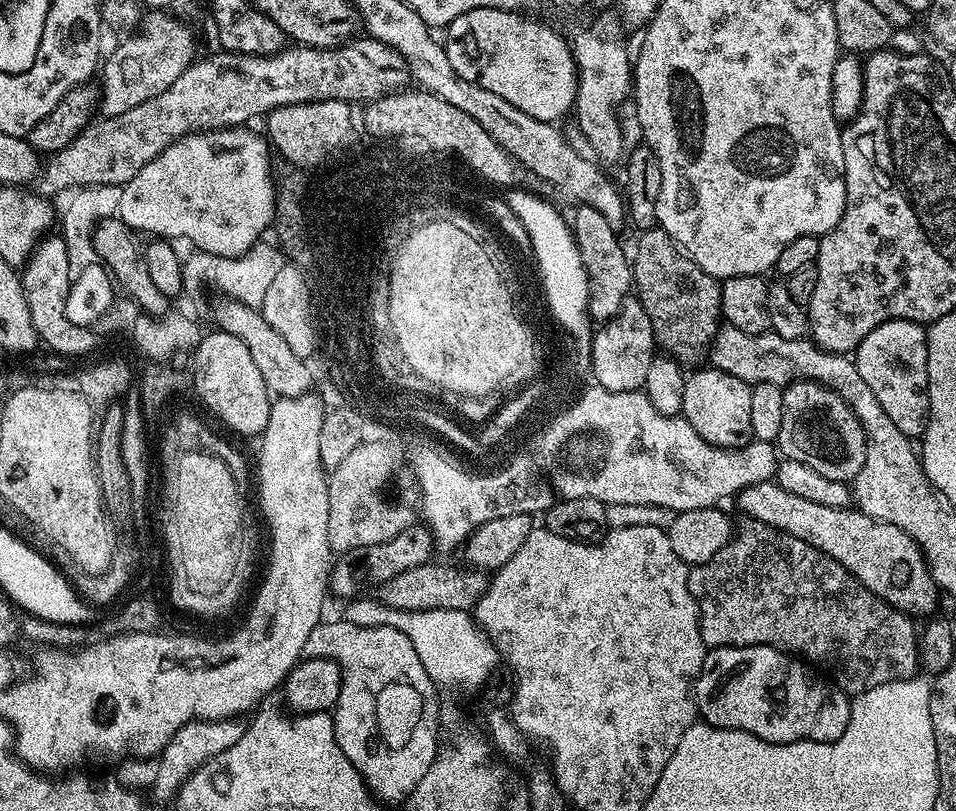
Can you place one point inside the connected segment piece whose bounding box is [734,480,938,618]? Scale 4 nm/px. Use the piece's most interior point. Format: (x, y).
(879, 556)

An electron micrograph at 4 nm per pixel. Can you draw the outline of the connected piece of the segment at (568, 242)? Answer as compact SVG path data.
M512 192L506 197L508 208L517 216L518 222L525 227L527 243L532 243L532 252L536 255L536 268L540 271L539 281L546 283L548 296L552 296L552 308L560 312L560 320L576 332L576 336L584 336L584 328L590 324L588 315L588 275L584 269L582 258L578 254L576 239L572 237L572 230L567 219L560 217L560 212L552 204L547 204L540 196L535 196L532 192Z

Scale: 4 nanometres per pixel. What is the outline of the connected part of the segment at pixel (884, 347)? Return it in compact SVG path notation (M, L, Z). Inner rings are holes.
M887 320L879 324L854 353L858 374L874 390L874 398L882 402L882 410L890 422L909 438L923 437L928 426L928 341L921 325L913 320Z

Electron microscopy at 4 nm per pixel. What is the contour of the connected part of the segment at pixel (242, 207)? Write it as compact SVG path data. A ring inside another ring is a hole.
M255 138L244 140L233 152L219 152L219 147L203 146L201 141L179 139L171 143L159 156L149 161L135 177L123 185L119 193L119 219L129 229L141 228L153 232L156 238L181 236L189 240L199 251L216 256L240 256L255 247L260 236L277 215L278 188L272 185L272 160L269 150L256 145Z

